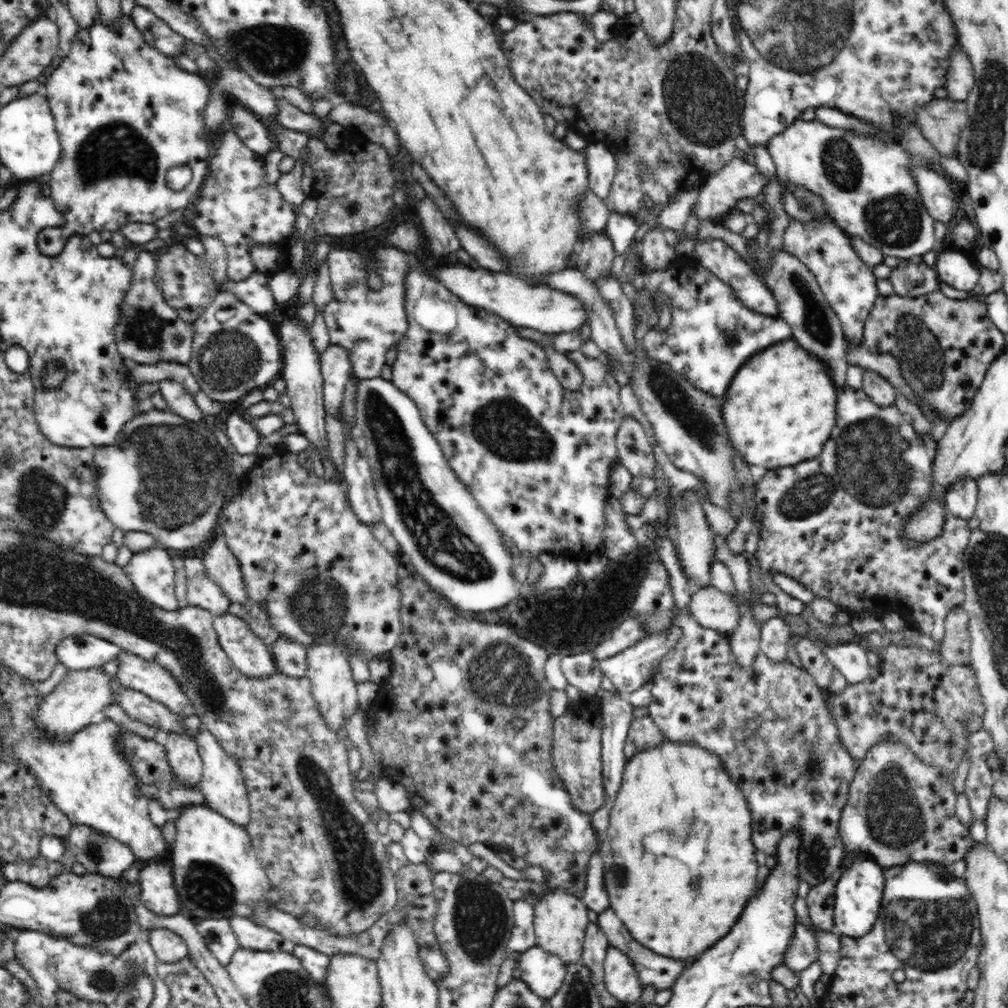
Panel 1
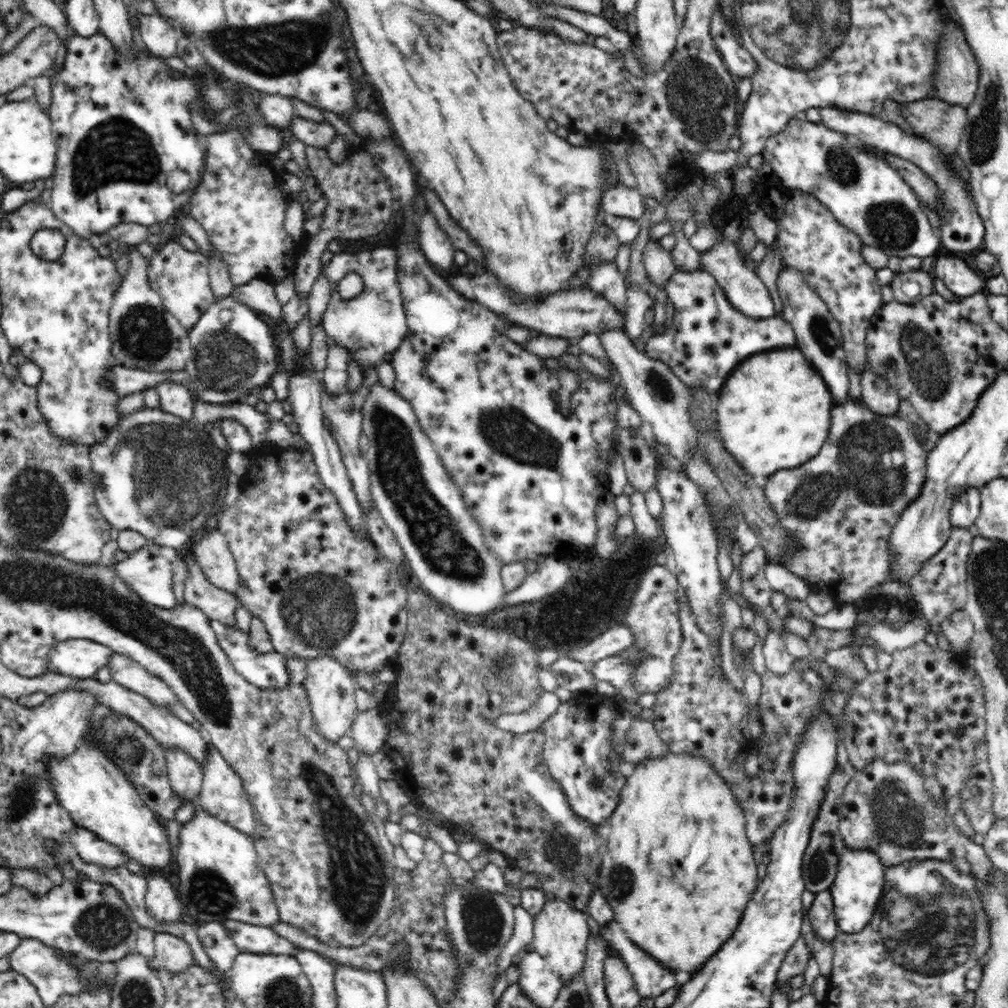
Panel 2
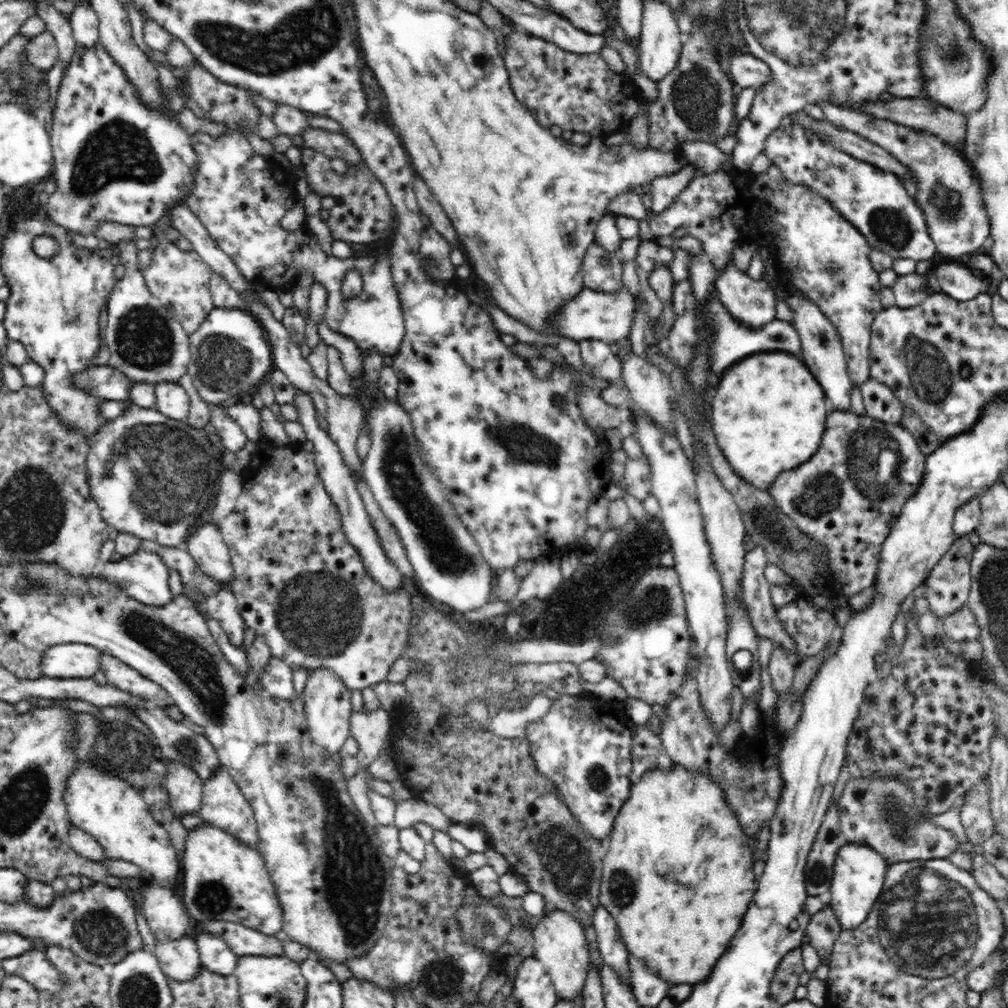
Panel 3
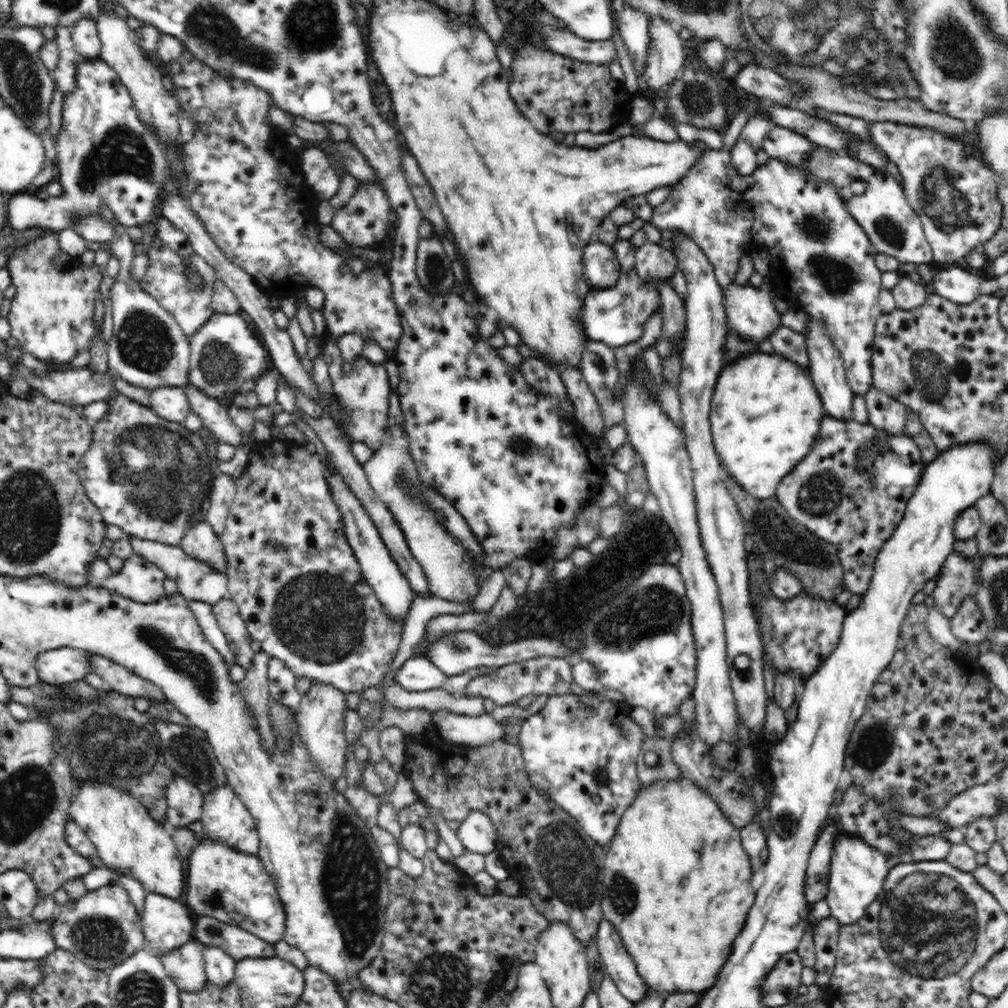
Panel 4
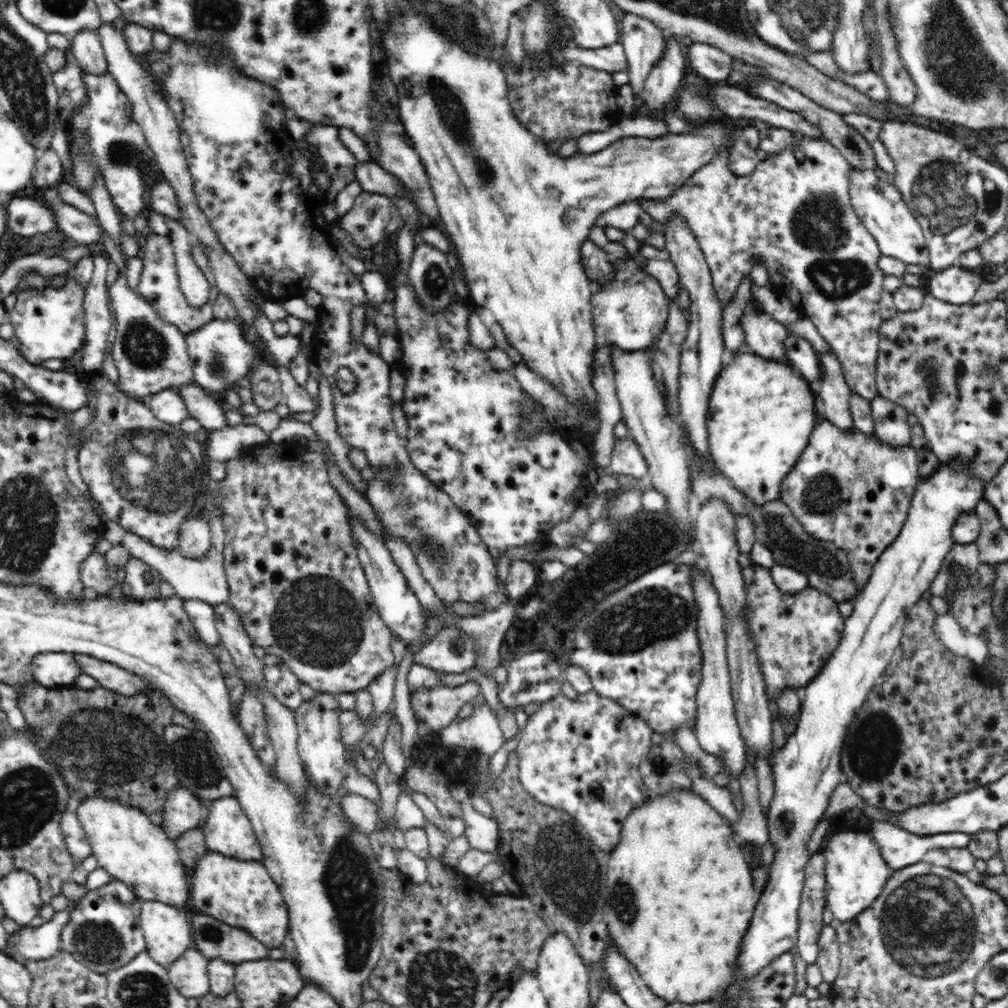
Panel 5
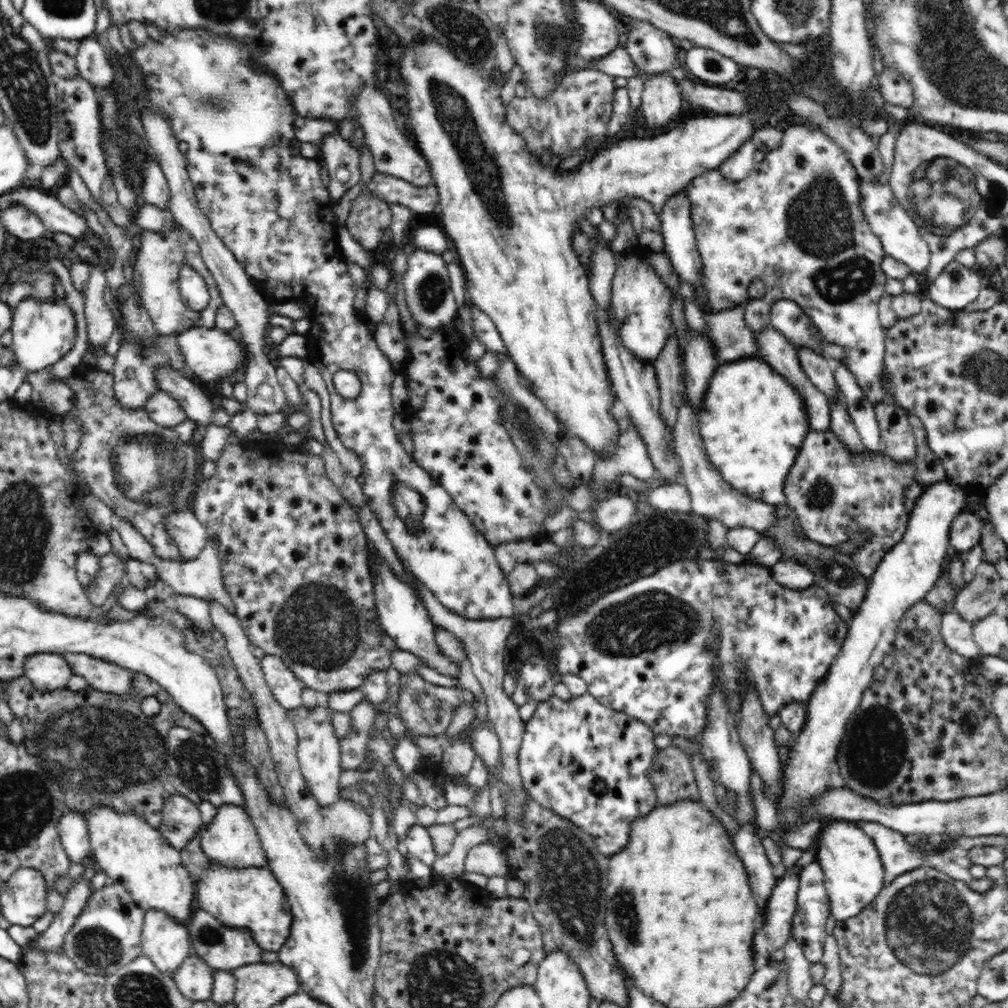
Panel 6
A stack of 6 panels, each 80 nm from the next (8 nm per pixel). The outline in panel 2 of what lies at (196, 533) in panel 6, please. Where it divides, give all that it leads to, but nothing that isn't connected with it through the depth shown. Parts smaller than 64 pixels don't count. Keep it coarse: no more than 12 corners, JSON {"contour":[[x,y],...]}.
{"contour":[[204,532],[187,551],[214,586],[237,596],[226,537]]}

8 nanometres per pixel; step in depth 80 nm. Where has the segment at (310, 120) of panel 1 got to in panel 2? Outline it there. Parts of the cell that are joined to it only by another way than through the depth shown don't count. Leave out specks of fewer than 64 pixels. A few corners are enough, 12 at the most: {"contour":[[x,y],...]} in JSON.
{"contour":[[294,114],[293,136],[306,146],[326,150],[336,140],[328,122]]}

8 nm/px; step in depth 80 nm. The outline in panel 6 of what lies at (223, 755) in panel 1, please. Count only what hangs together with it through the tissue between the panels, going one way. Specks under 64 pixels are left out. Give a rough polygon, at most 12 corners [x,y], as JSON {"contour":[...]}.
{"contour":[[218,807],[199,835],[210,864],[268,868],[245,809]]}

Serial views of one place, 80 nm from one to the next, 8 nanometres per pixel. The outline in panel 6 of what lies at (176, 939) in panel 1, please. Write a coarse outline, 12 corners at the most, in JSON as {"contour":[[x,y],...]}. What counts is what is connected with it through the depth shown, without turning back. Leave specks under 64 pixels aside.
{"contour":[[195,953],[174,972],[191,1001],[211,998],[213,968]]}

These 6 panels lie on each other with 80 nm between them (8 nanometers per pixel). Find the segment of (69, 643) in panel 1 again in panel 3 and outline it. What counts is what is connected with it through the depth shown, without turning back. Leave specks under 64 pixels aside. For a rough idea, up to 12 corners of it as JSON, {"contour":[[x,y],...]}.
{"contour":[[57,644],[42,655],[50,678],[92,677],[102,652]]}

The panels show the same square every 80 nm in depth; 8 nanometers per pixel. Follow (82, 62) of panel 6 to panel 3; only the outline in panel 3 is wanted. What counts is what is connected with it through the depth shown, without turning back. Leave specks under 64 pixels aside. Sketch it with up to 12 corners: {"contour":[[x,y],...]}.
{"contour":[[90,3],[78,4],[69,23],[76,45],[99,43],[99,20]]}

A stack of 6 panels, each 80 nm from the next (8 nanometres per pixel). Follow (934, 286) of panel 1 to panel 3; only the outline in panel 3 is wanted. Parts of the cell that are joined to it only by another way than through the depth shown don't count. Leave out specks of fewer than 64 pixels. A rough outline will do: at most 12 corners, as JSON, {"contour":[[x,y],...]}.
{"contour":[[898,276],[895,305],[915,307],[931,293],[927,276]]}

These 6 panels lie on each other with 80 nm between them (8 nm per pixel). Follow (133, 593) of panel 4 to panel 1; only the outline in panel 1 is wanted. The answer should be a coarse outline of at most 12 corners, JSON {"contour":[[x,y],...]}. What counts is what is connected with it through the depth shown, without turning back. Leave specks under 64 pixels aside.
{"contour":[[154,545],[123,568],[144,600],[178,608],[172,556]]}

